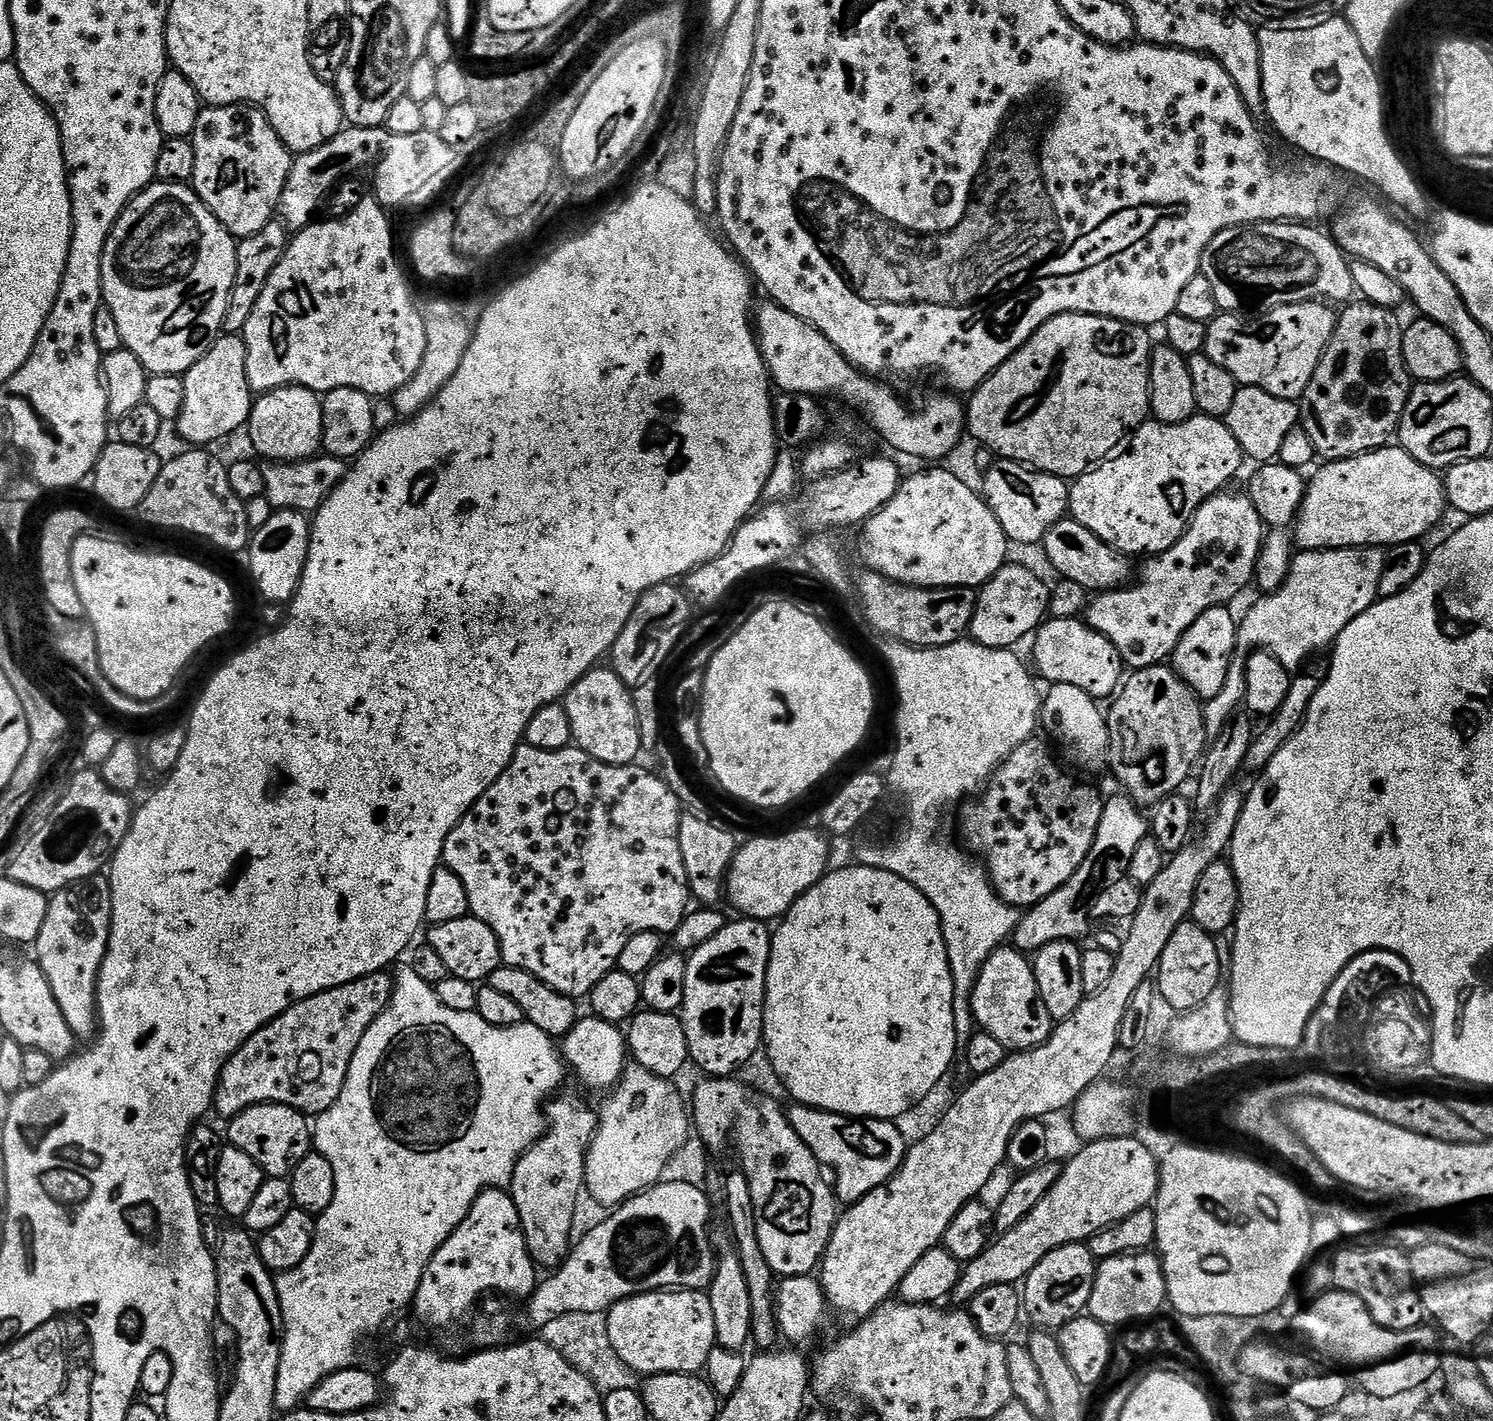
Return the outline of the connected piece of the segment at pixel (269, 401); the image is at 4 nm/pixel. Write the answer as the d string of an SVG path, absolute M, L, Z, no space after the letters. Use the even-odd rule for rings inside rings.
M290 386L275 388L255 397L252 413L246 425L248 440L257 452L257 457L265 456L268 462L295 462L308 460L321 451L322 400L308 388ZM260 455L260 456L259 456Z

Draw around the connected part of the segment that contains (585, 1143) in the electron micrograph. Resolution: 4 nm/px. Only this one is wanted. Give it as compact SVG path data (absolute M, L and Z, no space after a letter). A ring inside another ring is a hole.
M557 1095L547 1105L546 1131L516 1163L510 1185L528 1252L537 1266L548 1270L559 1268L569 1254L574 1204L582 1198L584 1188L584 1158L596 1136L598 1123L593 1109L591 1112L576 1096L564 1095Z

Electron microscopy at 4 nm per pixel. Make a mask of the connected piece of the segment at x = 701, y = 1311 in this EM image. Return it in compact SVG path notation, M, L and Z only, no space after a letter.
M665 1290L631 1296L609 1308L606 1315L610 1346L614 1346L625 1366L637 1374L654 1376L657 1372L699 1373L707 1365L713 1348L717 1347L714 1313L707 1295L700 1290Z

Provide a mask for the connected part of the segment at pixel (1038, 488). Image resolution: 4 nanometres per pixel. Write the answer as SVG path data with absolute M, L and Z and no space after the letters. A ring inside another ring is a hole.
M997 459L983 473L982 495L990 510L998 518L1009 541L1020 543L1041 543L1046 533L1059 520L1065 519L1070 508L1070 484L1061 476L1038 472L1017 464L1015 460Z

